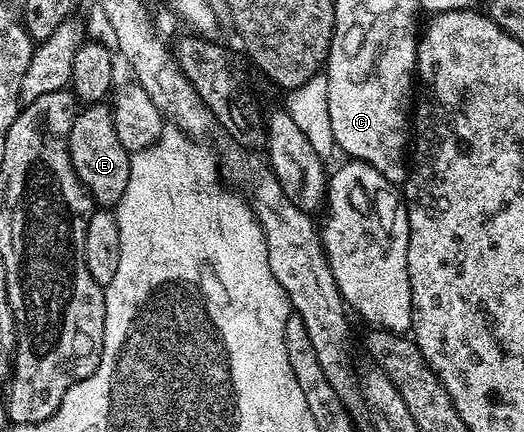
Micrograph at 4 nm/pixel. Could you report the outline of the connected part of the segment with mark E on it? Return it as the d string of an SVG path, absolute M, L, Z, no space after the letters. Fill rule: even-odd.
M108 103L90 104L78 111L69 135L69 153L75 174L81 180L81 185L89 191L94 205L116 209L117 203L123 198L123 190L127 190L131 153L125 149L123 142L119 142L113 109Z

